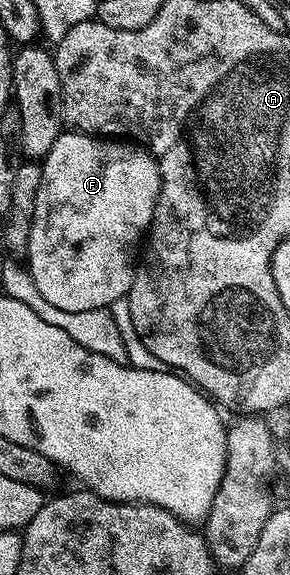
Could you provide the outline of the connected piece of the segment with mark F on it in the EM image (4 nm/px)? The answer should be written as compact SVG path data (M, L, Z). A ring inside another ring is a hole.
M66 129L56 137L52 149L48 149L46 158L41 160L41 165L40 193L36 193L24 256L25 262L30 262L28 270L31 281L48 305L56 305L56 309L68 309L68 313L113 308L117 299L125 300L129 296L136 270L134 250L138 242L140 247L149 232L154 216L162 188L157 161L145 146Z

